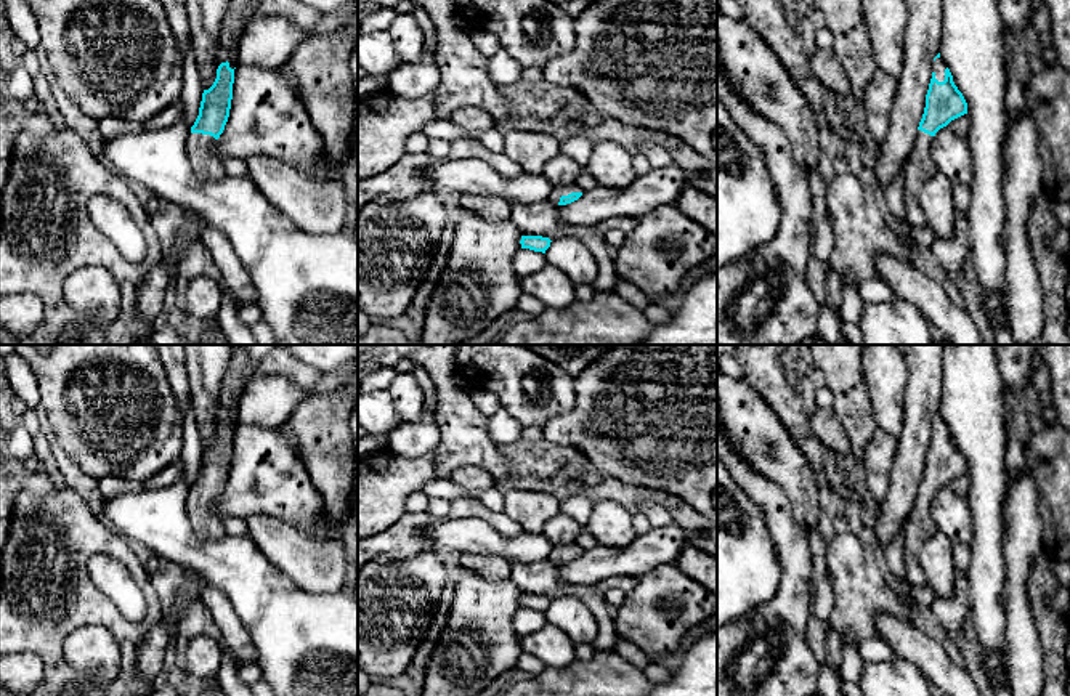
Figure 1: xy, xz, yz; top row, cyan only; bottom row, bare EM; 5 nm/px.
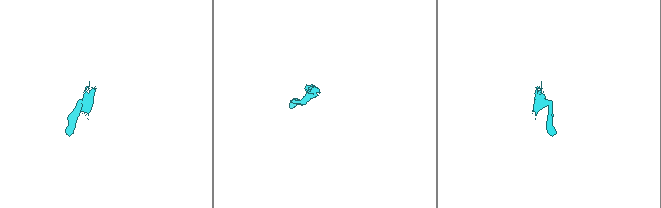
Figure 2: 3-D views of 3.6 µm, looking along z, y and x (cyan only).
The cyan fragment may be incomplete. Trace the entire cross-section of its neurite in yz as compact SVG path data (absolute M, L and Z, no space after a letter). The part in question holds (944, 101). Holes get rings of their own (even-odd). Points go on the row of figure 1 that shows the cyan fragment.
M938 53L934 58L934 72L926 95L924 114L905 170L903 204L906 225L926 226L919 192L927 180L938 172L930 156L932 138L940 128L964 114L967 114L967 103Z

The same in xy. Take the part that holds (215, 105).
M231 0L223 21L217 79L209 90L204 90L199 115L186 140L186 154L193 173L201 181L221 180L226 176L213 151L228 122L233 99L234 69L229 67L228 56L237 48L237 42L253 13L255 10L249 0Z

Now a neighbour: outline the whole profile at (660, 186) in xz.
M677 164L637 175L627 188L597 186L566 205L558 205L563 225L594 228L614 216L643 218L655 207L674 205L688 184L688 175Z

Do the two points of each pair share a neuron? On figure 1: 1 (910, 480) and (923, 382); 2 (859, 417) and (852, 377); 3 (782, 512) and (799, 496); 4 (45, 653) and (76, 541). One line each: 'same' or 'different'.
1: same
2: same
3: different
4: same

